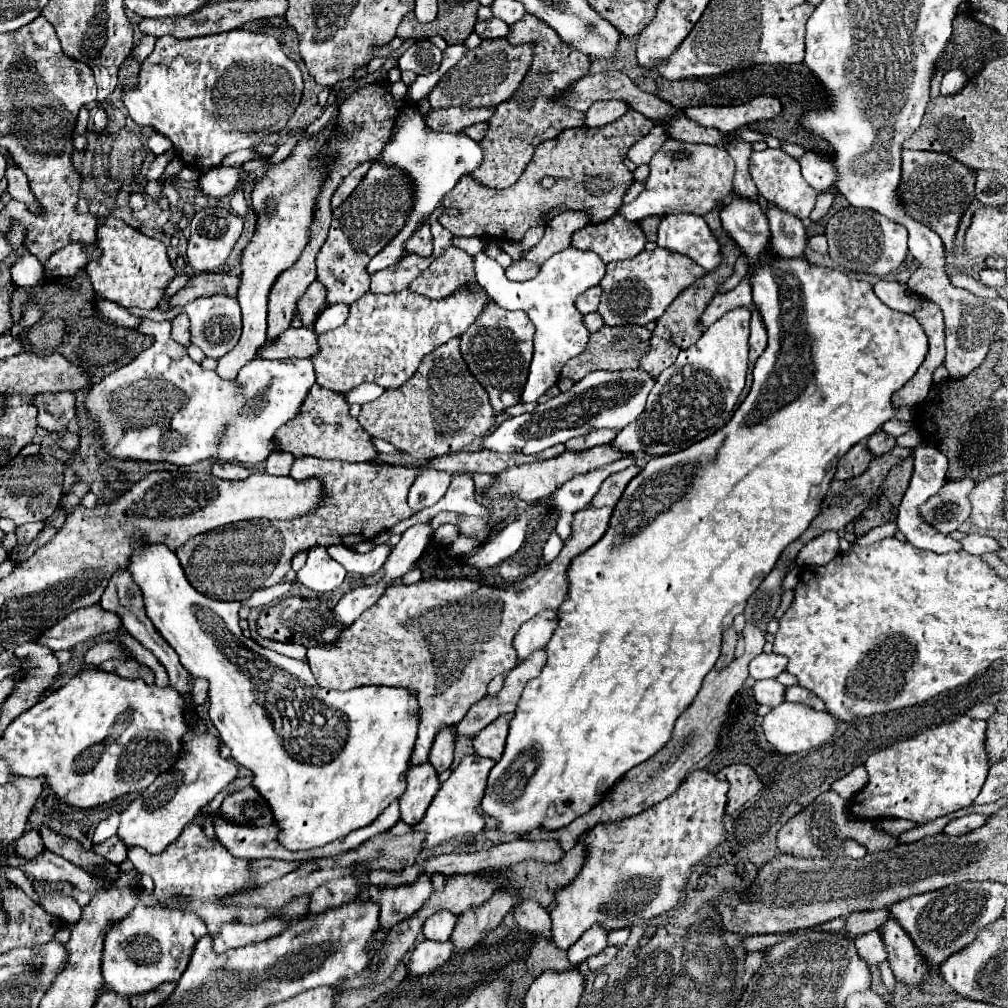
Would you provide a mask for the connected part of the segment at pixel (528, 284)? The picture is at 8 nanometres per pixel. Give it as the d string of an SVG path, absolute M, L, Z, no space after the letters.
M570 246L554 254L550 260L546 260L540 266L540 272L532 280L526 280L526 282L510 282L504 274L504 268L498 266L484 252L480 252L474 258L474 268L476 268L476 280L484 286L488 296L498 306L506 310L510 310L512 306L512 308L528 312L530 320L536 326L534 358L530 364L530 374L528 374L524 392L522 392L522 402L536 402L550 386L558 382L562 366L584 350L590 330L584 324L582 312L578 312L578 308L574 306L574 300L588 288L602 282L602 276L606 274L606 264L596 252L578 250Z

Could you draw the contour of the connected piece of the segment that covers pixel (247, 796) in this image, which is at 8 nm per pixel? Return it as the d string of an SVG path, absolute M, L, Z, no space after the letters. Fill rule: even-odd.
M246 786L228 798L224 798L220 806L220 814L224 818L232 818L246 826L270 826L274 824L274 816L270 812L270 806L262 796L258 796L258 790L252 786Z

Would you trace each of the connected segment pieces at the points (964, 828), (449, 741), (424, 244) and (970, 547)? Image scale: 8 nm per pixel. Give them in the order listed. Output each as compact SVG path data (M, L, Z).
M968 814L968 816L956 818L956 820L952 820L950 824L946 824L944 832L946 832L946 834L952 834L952 836L960 836L960 834L972 832L972 830L980 828L980 826L986 822L986 818L988 818L988 816L982 816L982 814Z
M450 726L450 728L444 728L442 732L438 732L438 738L434 738L434 744L432 744L432 750L430 750L430 764L438 770L438 772L444 772L452 766L452 758L454 758L454 728L456 726Z
M428 222L420 226L418 232L414 232L414 236L406 242L406 250L420 254L420 256L430 256L432 254L432 234L430 234L430 226Z
M966 534L960 538L962 550L966 550L968 554L984 554L984 552L996 552L1000 546L994 538L984 536L984 534Z

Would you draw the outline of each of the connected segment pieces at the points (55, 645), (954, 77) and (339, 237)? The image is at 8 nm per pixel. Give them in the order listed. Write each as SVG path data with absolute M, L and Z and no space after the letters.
M94 604L90 608L82 608L68 614L64 620L48 628L48 632L42 632L42 636L38 636L38 640L34 642L46 644L46 648L50 650L68 650L78 642L96 638L102 632L112 632L118 628L120 618Z
M950 70L942 78L940 94L942 96L954 96L954 94L958 94L966 86L966 82L968 82L968 78L966 78L966 74L962 70Z
M374 160L352 196L332 210L330 232L316 258L318 282L328 290L328 304L352 304L370 290L368 262L404 228L412 208L414 182L410 176L406 176L406 172L394 172L394 168L386 168L380 160Z

